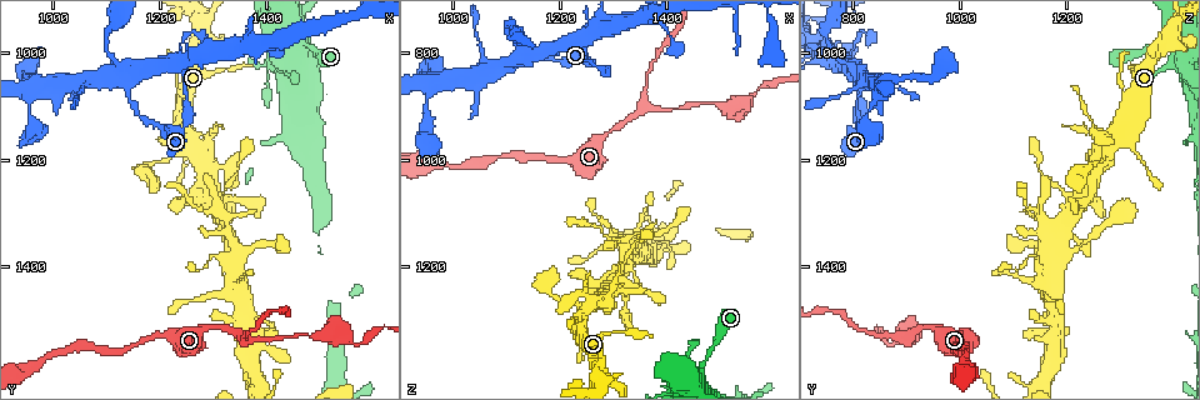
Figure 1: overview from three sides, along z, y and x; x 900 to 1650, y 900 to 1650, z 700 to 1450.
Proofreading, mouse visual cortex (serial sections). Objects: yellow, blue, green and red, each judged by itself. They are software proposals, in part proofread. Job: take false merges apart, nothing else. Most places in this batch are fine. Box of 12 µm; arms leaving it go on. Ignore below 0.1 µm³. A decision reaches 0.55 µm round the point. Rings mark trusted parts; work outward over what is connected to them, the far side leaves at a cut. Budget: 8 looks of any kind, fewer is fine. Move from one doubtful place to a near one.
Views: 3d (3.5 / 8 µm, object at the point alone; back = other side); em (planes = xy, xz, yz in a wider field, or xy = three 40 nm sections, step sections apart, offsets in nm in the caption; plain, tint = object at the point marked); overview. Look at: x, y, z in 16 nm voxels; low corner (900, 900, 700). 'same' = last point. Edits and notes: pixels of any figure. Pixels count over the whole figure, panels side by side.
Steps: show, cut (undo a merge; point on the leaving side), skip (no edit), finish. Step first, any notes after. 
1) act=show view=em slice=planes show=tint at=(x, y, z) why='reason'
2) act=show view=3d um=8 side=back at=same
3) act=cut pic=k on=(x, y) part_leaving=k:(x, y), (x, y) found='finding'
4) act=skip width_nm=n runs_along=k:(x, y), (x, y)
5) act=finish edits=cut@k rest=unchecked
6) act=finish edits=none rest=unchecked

act=show view=3d um=3.5 at=(1125, 1055, 810) why='abrupt turn'

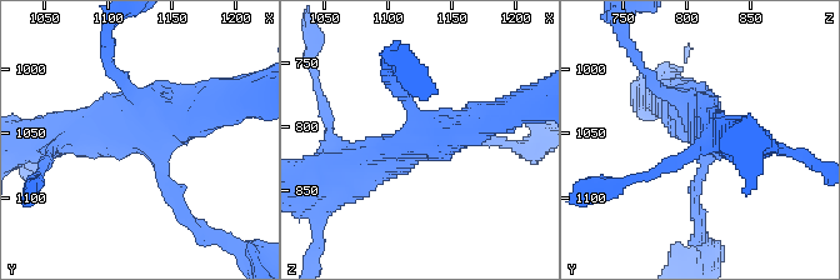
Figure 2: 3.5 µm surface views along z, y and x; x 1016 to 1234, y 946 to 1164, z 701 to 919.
act=show view=em slice=planes show=tint at=(1130, 1054, 812) why='need the tissue'

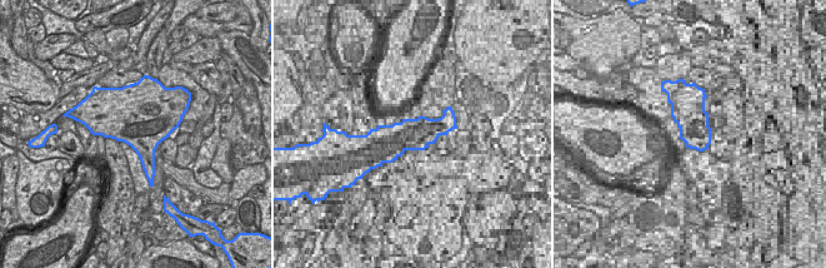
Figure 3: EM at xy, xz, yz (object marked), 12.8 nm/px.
act=skip width_nm=800 runs_along=2:(180, 208), (145, 135), (65, 139) found='continuous, no second cell'

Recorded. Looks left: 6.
act=show view=3d um=3.5 at=(1360, 1535, 900) why='branch point'

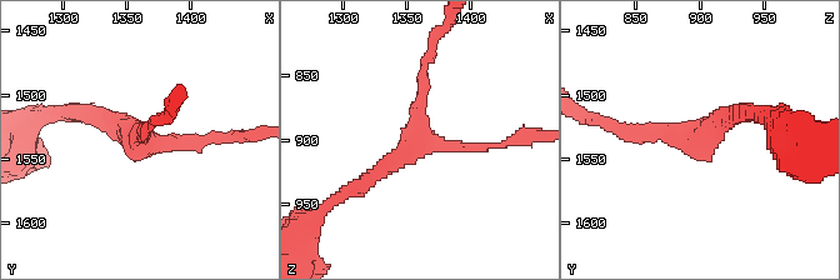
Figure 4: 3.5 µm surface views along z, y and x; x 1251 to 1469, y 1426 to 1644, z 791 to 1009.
act=show view=em slice=xy step=3 show=tint at=(1358, 1534, 900) why='need the tissue'

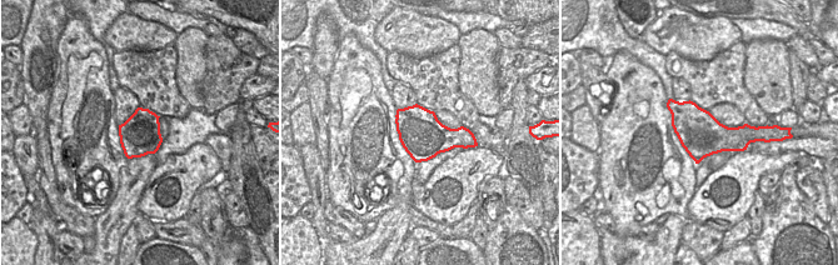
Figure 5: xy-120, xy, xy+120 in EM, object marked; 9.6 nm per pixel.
act=skip arm_widths_nm=150,200,200 found='continuous, no second cell'

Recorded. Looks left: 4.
act=show view=3d um=8 at=(1405, 1040, 1405) why='thin neck'

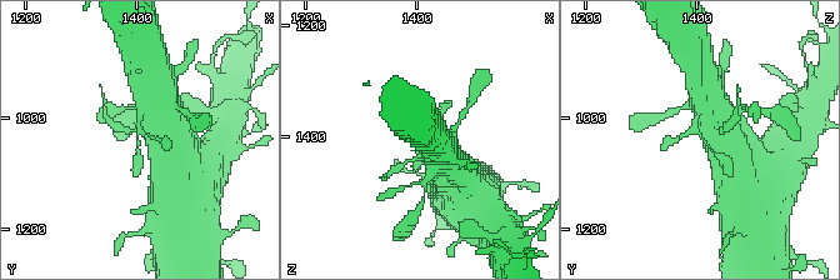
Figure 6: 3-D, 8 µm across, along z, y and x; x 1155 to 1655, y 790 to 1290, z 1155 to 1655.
act=show view=3d um=3.5 side=back at=(1405, 1040, 1410) why='zoom in'

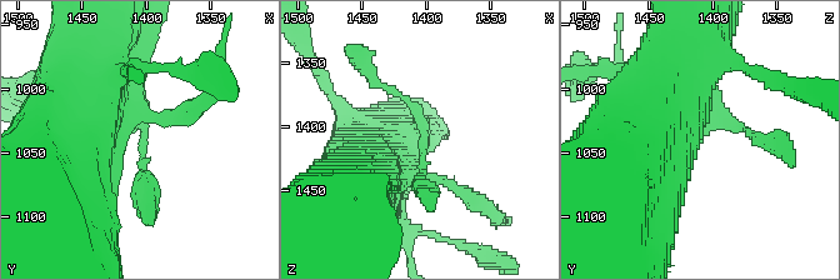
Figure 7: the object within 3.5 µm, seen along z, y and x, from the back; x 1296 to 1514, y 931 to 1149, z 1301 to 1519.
act=skip runs_along=7:(698, 63), (718, 116), (650, 200) found='one cell here'

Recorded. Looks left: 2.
act=finish edits=none rest=unchecked

